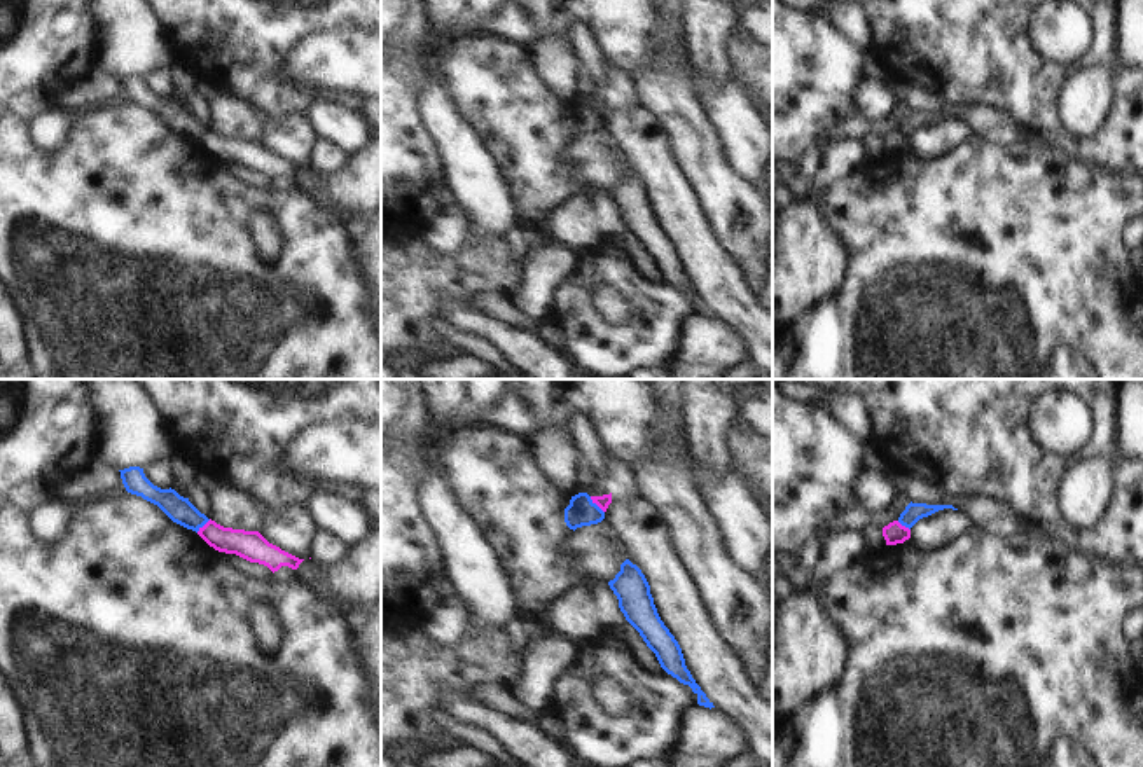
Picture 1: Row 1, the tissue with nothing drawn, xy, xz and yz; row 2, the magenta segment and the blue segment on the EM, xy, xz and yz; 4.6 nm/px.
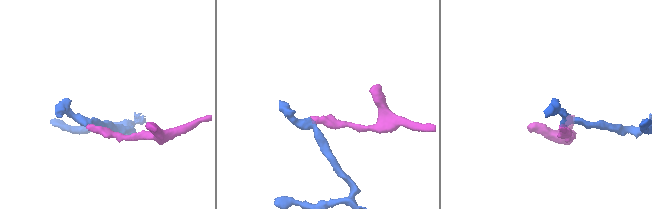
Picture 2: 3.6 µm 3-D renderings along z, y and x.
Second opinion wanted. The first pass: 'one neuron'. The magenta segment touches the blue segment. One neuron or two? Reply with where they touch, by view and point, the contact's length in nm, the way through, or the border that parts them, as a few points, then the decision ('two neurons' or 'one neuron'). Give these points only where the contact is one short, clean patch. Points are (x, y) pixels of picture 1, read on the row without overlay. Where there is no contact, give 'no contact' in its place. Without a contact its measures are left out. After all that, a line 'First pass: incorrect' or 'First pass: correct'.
meets magenta in xz at (596, 112); contact 100 nm long; border along xz (589, 105), (603, 121); two neurons
First pass: incorrect

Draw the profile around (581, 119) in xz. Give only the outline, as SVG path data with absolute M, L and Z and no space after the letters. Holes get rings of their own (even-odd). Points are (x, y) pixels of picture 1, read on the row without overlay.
M587 101L572 105L565 117L565 131L570 138L598 133L605 128L605 121L591 108Z

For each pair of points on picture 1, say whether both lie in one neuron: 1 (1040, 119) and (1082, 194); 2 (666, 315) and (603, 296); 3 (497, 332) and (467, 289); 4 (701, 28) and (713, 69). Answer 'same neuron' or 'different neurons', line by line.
1: different neurons
2: different neurons
3: different neurons
4: same neuron

